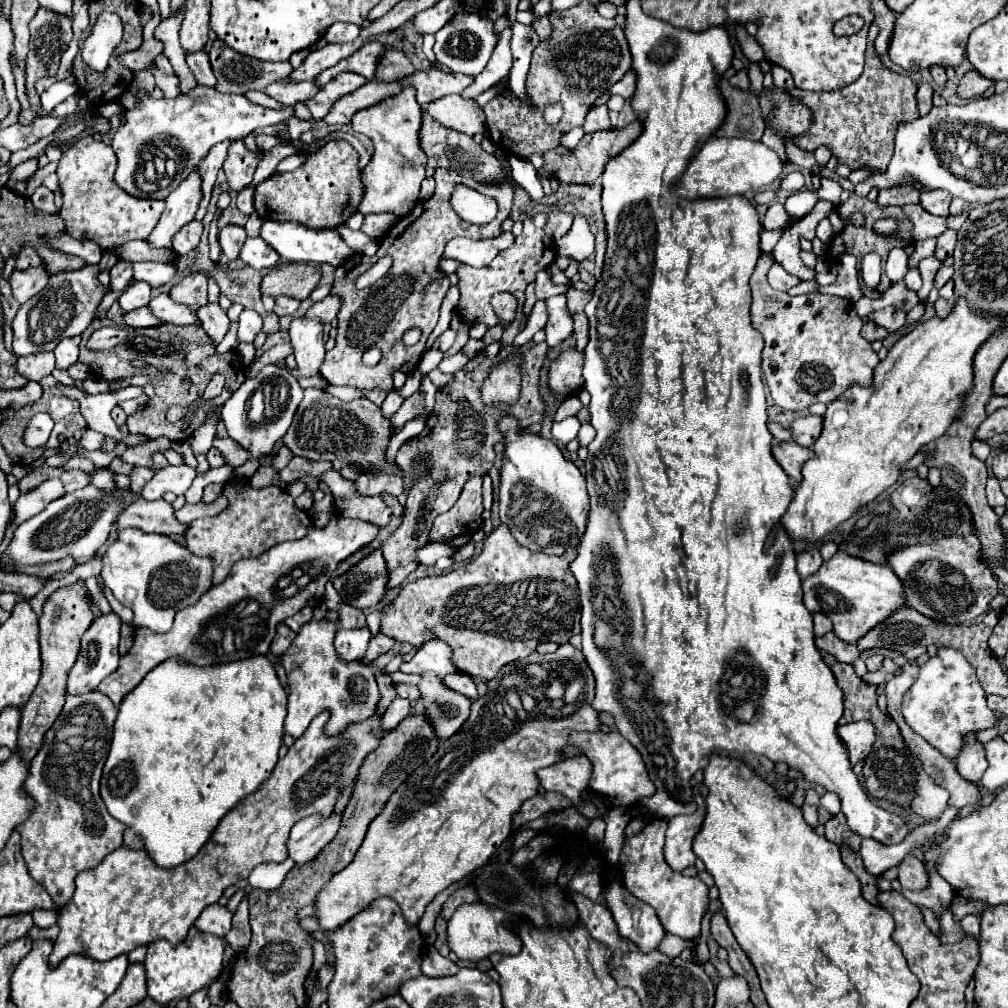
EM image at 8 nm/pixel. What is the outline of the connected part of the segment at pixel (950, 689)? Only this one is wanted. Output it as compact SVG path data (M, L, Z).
M955 648L937 650L937 656L929 658L921 666L919 678L903 696L901 710L909 728L951 762L957 760L965 734L993 728L997 722L993 710L987 708L987 696L975 676L973 666Z

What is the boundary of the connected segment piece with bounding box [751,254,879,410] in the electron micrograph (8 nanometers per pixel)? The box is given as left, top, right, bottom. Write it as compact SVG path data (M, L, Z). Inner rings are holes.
M761 254L757 268L751 276L751 324L763 336L765 346L761 352L761 366L769 386L769 394L773 402L785 410L805 410L815 402L833 402L837 400L851 384L869 386L873 380L873 372L879 364L877 354L871 350L867 340L861 336L863 320L857 316L853 304L839 296L825 296L825 294L801 294L789 296L787 292L773 290L767 282L767 270L771 266L771 254Z

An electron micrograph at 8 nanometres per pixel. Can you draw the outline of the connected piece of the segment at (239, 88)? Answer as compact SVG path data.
M219 38L213 42L209 58L217 78L215 88L229 94L265 90L271 82L287 78L293 72L293 66L289 62L265 62L243 56L233 48L227 48L227 44L223 44Z

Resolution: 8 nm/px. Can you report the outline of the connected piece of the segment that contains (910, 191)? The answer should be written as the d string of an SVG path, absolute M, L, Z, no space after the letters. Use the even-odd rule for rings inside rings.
M899 186L899 188L887 188L879 190L877 196L879 206L905 206L905 204L919 204L919 192L911 186Z

